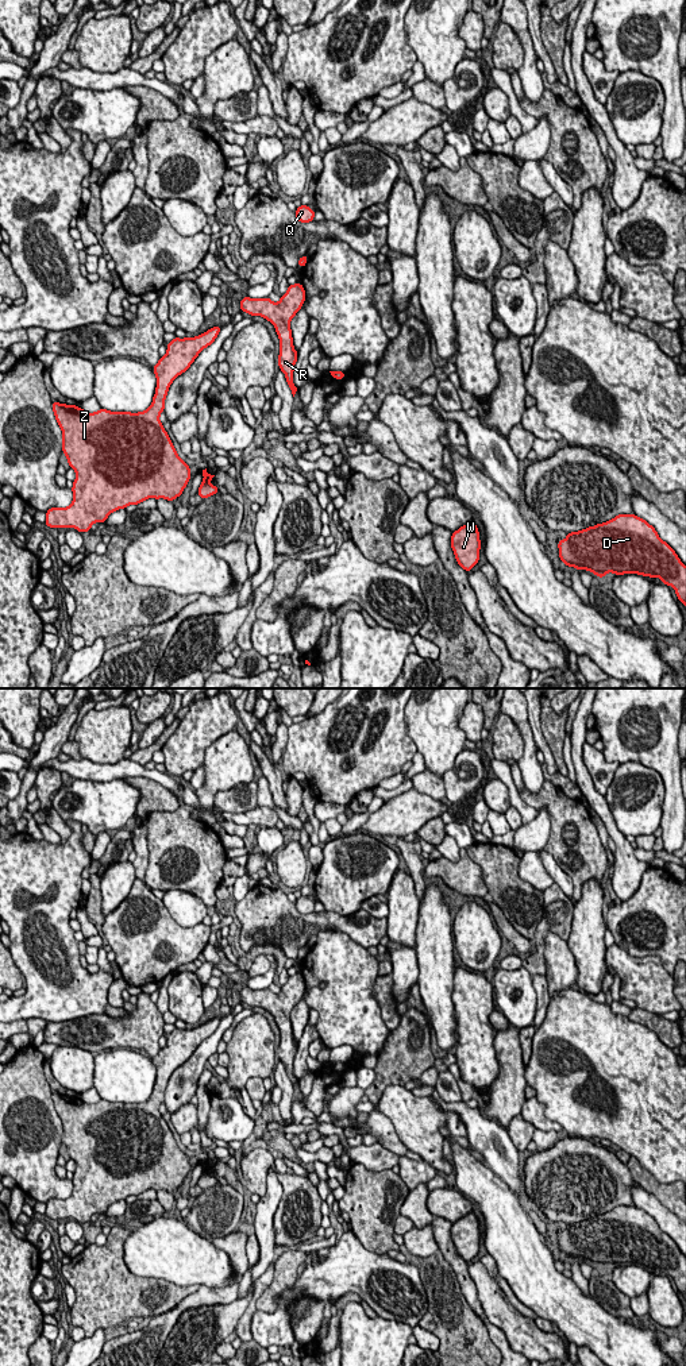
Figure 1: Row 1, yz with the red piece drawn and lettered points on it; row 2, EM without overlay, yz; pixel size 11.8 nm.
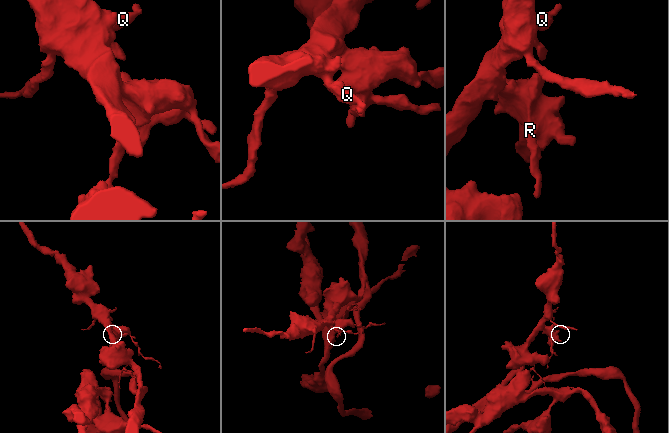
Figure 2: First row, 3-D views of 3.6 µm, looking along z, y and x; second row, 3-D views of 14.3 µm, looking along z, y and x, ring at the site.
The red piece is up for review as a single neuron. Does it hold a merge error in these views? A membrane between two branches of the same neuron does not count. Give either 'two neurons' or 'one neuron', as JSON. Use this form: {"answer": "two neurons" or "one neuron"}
{"answer": "one neuron"}

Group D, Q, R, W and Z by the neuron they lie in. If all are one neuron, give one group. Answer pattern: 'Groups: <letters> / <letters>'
Groups: D Q R W Z

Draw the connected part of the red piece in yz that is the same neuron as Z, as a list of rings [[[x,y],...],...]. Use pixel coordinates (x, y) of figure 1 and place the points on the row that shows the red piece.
[[[216,325],[194,337],[174,337],[166,344],[166,355],[153,367],[157,378],[151,405],[138,413],[100,409],[88,413],[76,405],[53,402],[55,420],[62,431],[62,452],[76,471],[73,501],[68,508],[50,508],[45,525],[50,528],[74,528],[89,532],[96,522],[105,522],[108,516],[128,505],[139,505],[149,498],[165,498],[173,502],[190,481],[190,467],[178,456],[159,416],[173,381],[185,373],[199,354],[211,346],[220,327]]]

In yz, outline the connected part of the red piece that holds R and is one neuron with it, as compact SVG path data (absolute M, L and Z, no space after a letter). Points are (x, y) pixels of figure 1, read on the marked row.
M301 283L289 285L288 292L281 296L278 302L273 302L269 297L240 300L240 310L250 316L261 316L270 321L280 339L278 366L285 374L292 394L298 391L293 385L293 371L298 352L294 350L290 321L301 309L305 301L305 290Z

